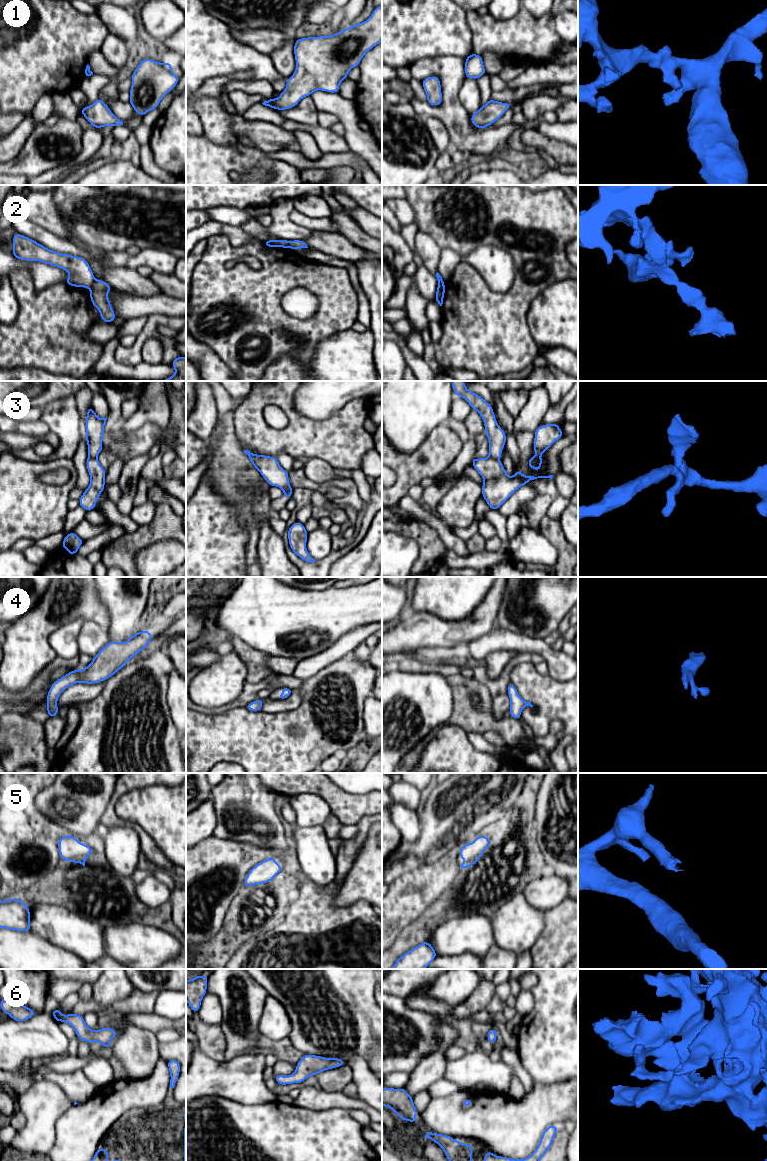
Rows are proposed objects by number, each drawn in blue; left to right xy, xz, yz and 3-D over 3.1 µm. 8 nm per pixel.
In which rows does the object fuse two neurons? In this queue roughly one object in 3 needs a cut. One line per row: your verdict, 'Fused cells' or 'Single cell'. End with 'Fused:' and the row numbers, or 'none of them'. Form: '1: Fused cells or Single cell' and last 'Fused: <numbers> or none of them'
1: Single cell
2: Fused cells
3: Fused cells
4: Single cell
5: Single cell
6: Single cell
Fused: 2, 3

